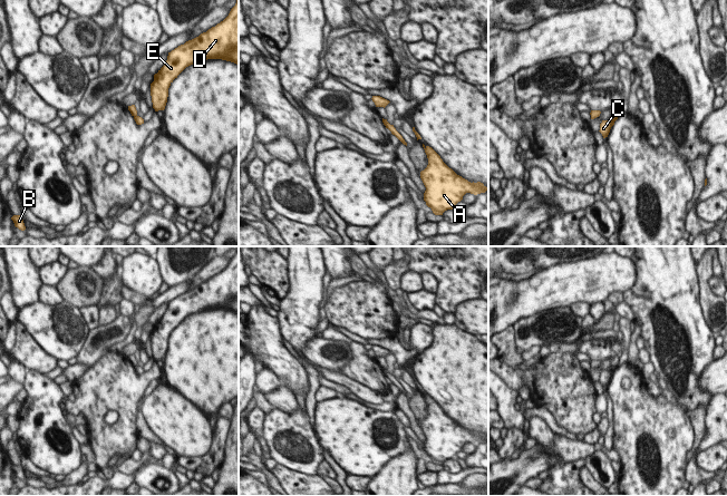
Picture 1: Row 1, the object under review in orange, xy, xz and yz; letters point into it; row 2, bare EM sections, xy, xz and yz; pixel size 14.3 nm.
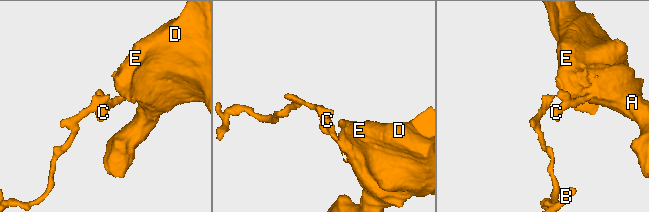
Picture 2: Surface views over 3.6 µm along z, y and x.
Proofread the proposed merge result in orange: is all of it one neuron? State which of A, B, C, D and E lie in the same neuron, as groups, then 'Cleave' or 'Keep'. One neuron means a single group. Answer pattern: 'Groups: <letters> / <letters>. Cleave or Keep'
Groups: A C D E / B. Cleave

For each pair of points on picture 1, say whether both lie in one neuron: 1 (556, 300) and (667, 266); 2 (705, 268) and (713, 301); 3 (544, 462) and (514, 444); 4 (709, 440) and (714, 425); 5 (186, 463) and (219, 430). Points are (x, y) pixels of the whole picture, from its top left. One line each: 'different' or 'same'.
1: different
2: same
3: different
4: same
5: same

